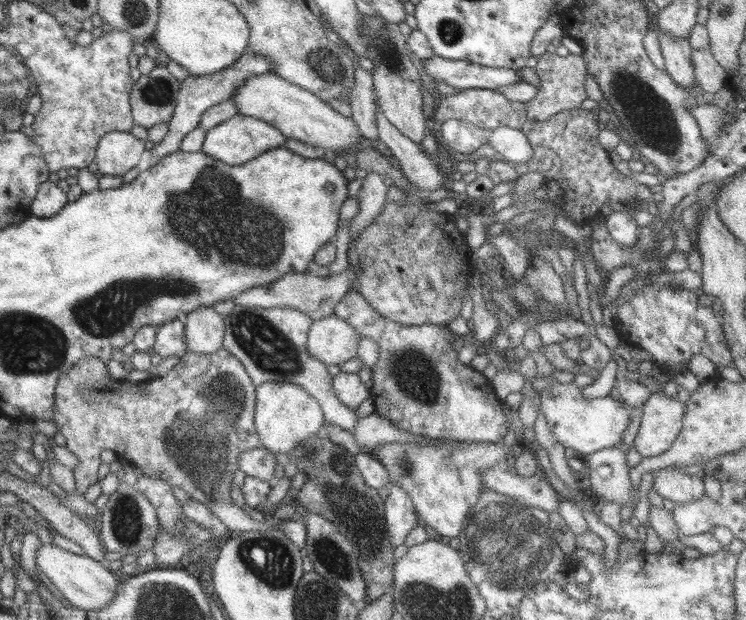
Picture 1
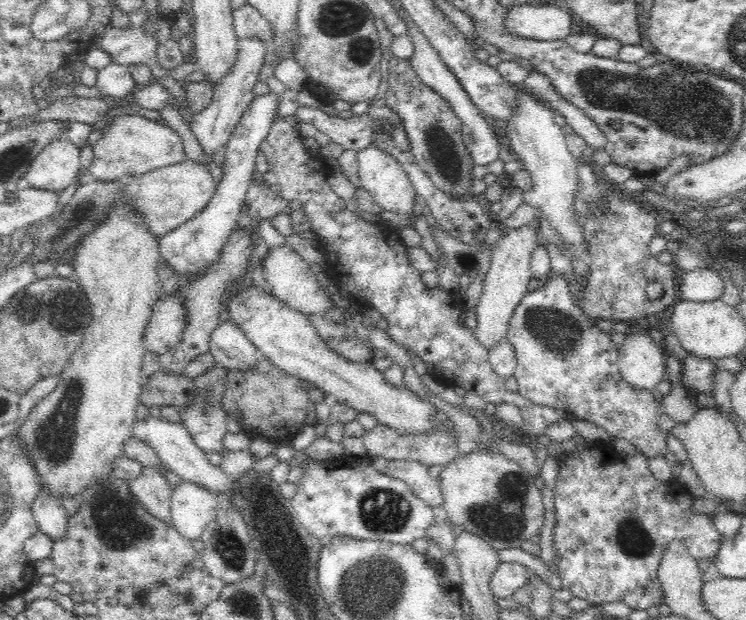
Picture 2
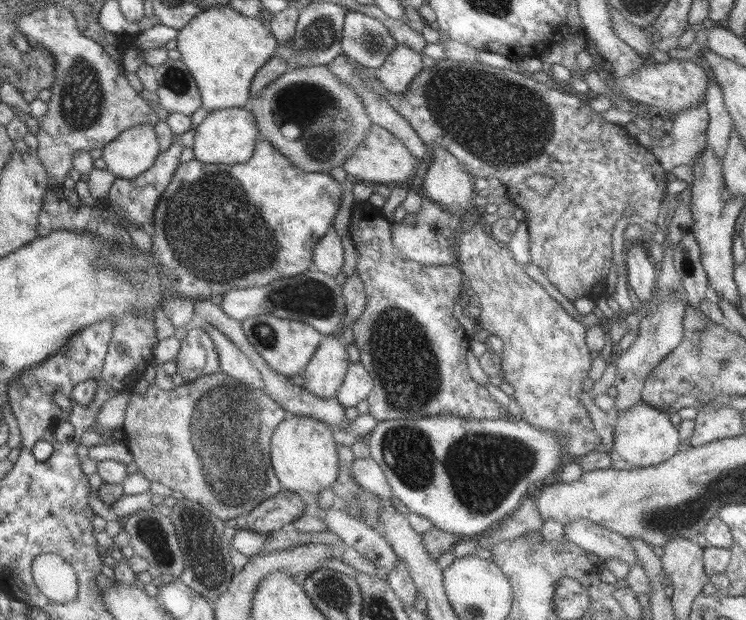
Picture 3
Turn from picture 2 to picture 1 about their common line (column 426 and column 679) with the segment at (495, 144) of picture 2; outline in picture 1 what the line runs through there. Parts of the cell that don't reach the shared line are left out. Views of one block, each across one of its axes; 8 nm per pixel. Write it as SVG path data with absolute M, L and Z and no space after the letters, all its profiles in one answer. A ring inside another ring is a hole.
M658 33L660 53L664 71L677 83L677 86L689 88L694 86L695 77L690 59L692 48L685 38L671 38Z

